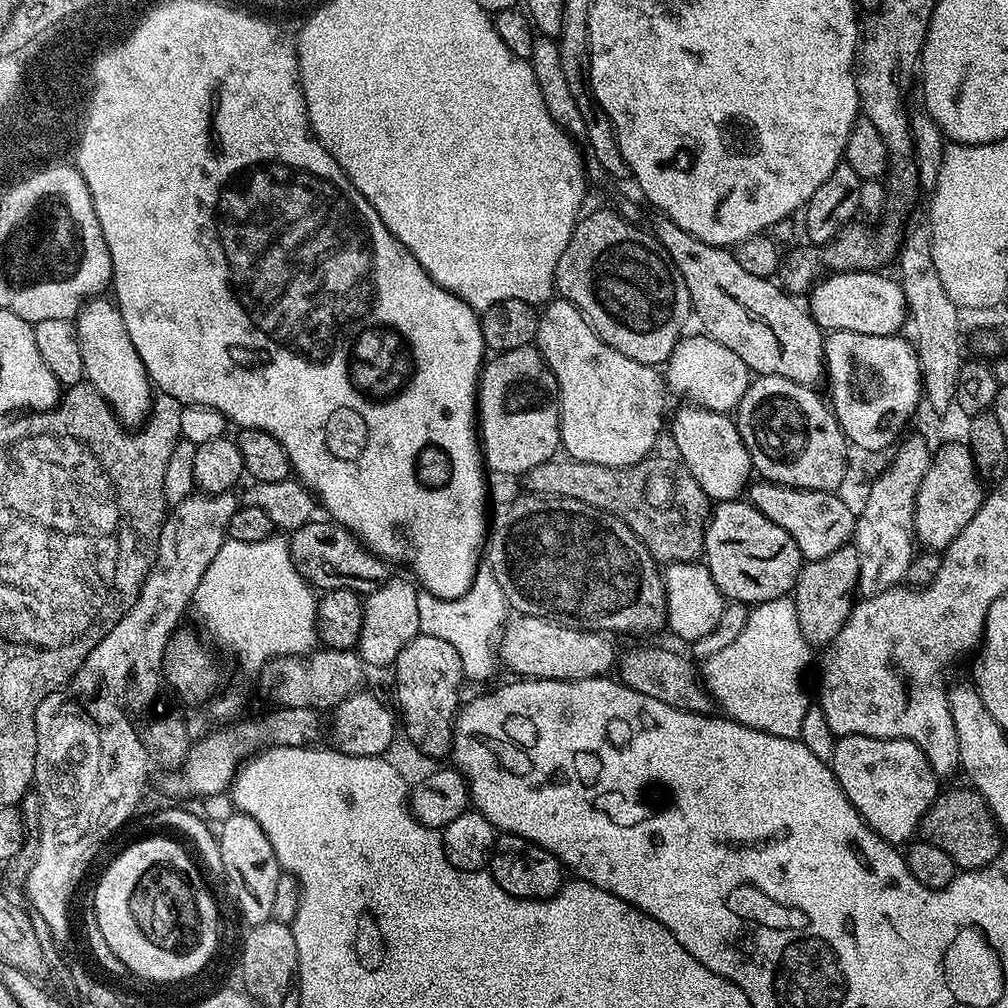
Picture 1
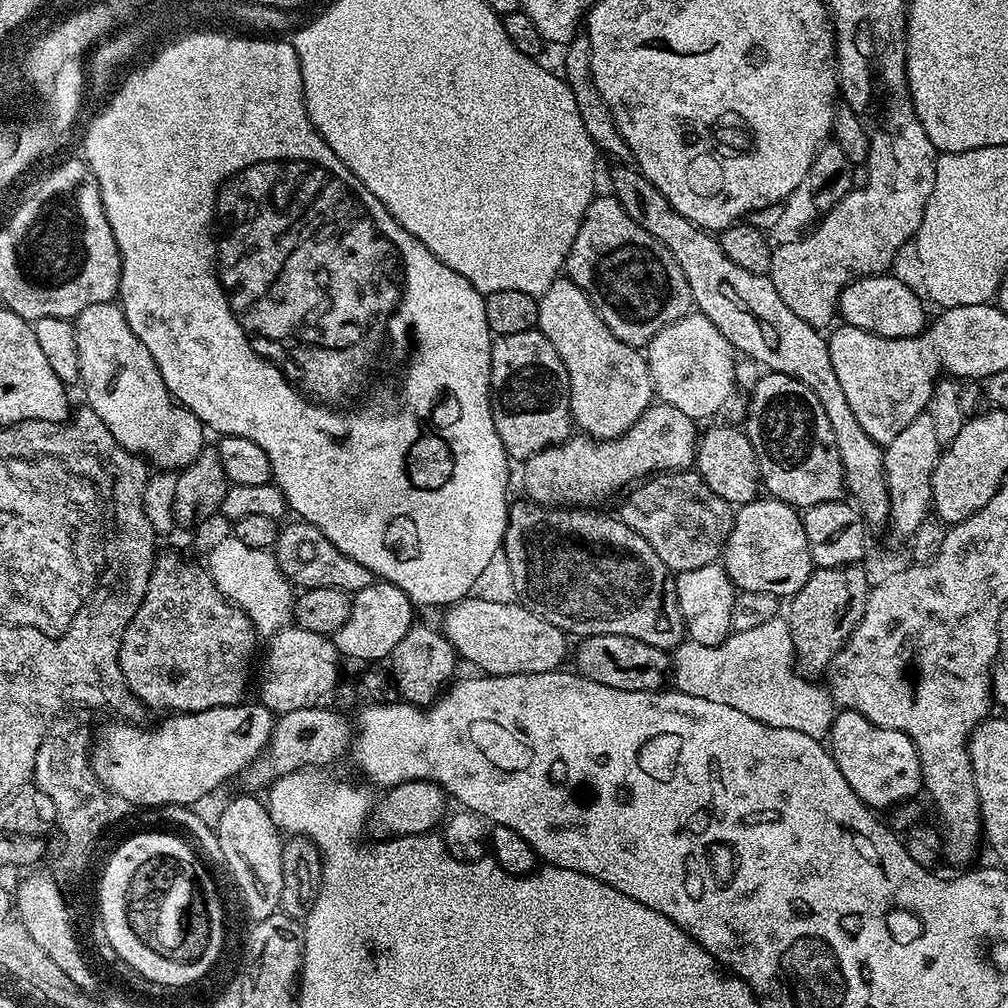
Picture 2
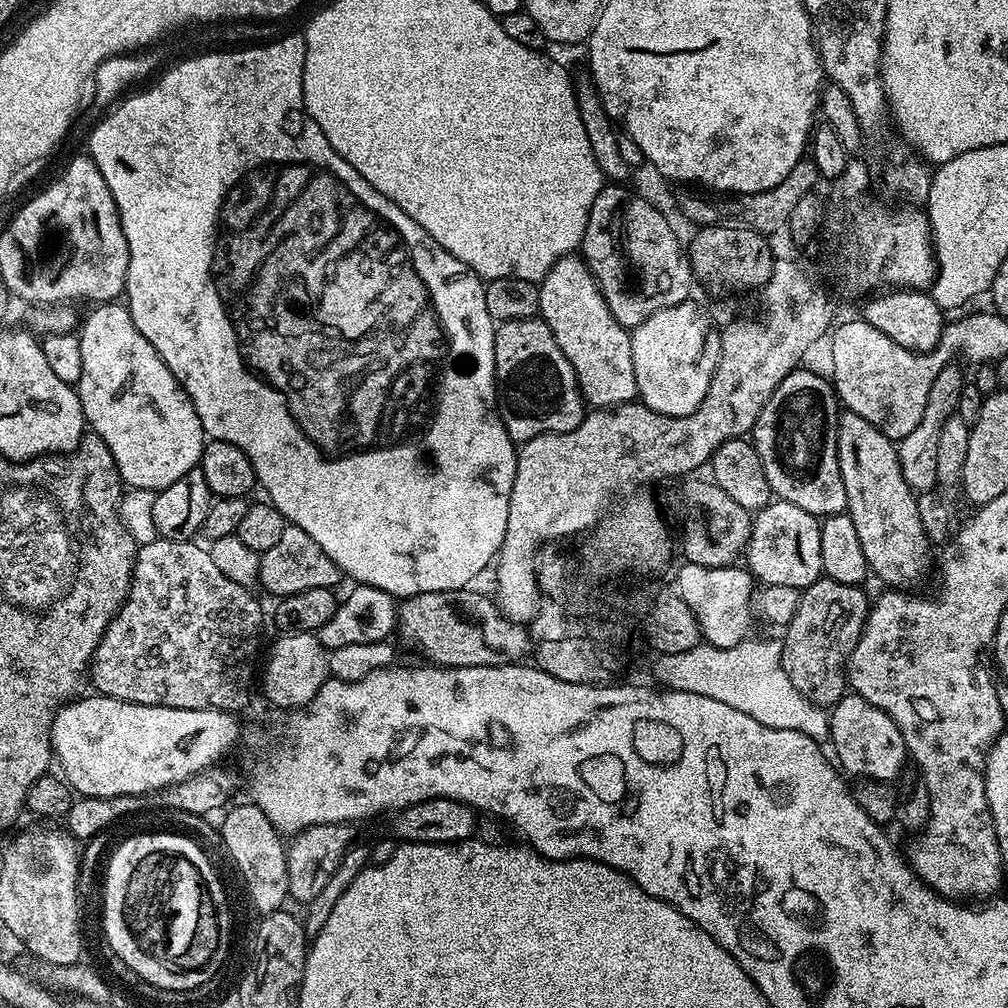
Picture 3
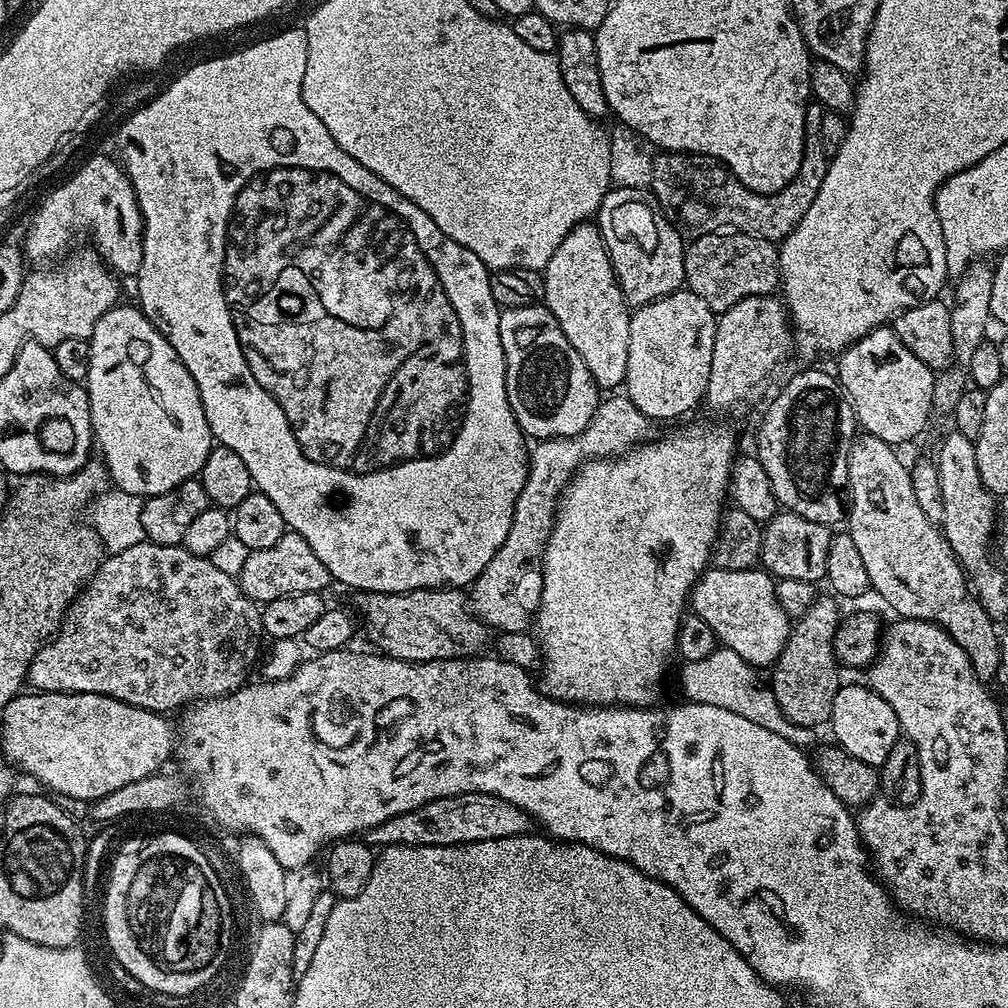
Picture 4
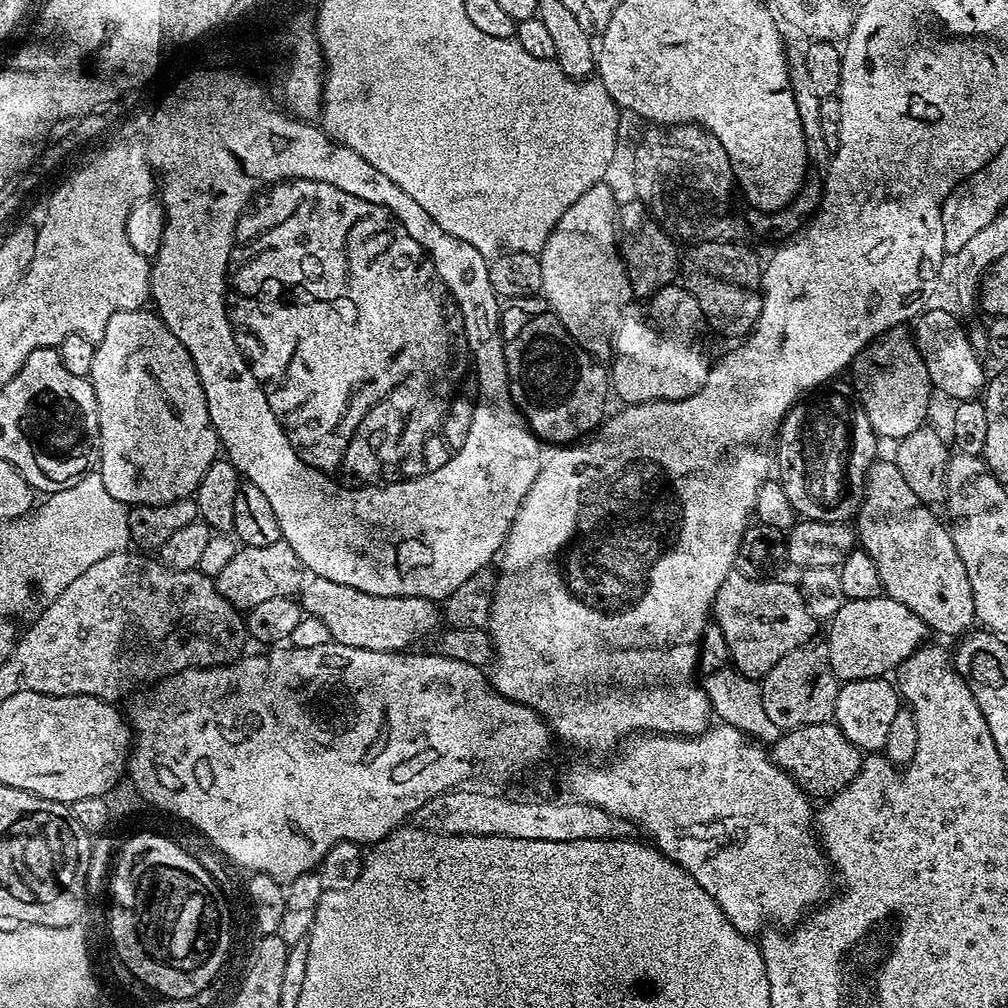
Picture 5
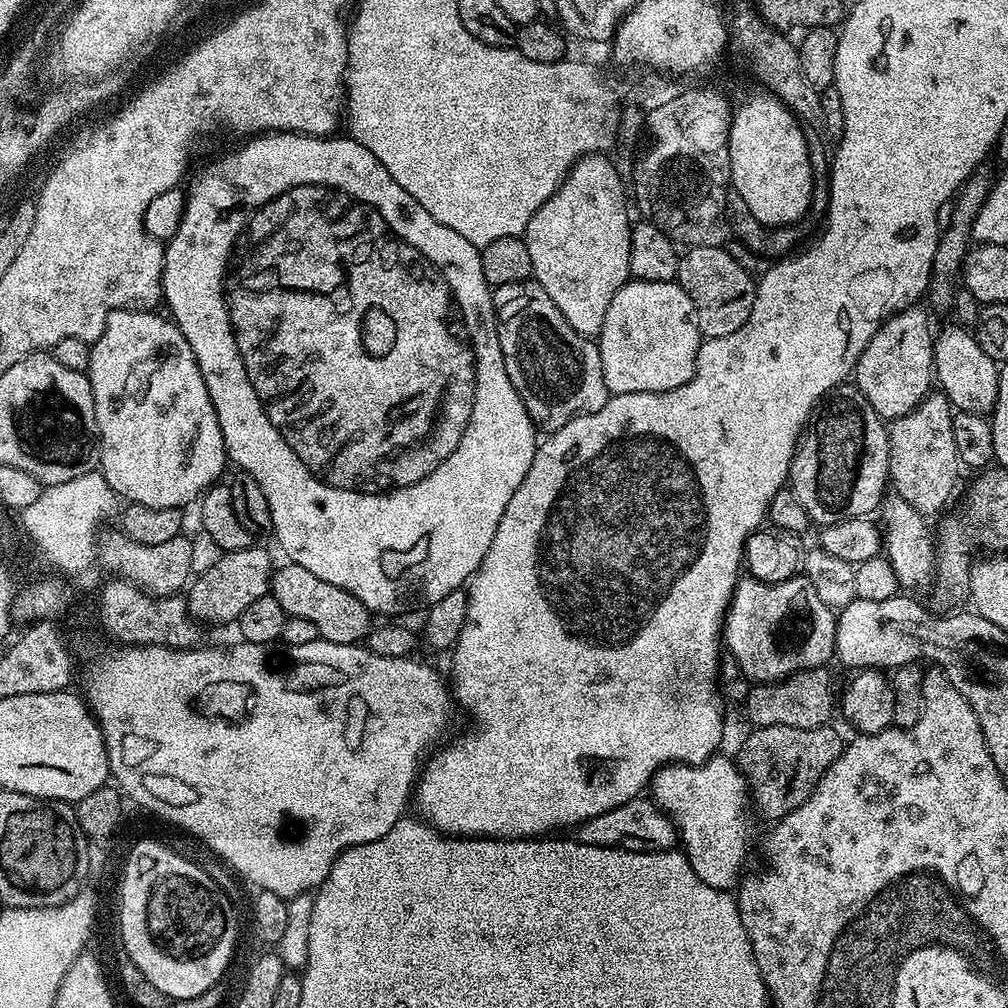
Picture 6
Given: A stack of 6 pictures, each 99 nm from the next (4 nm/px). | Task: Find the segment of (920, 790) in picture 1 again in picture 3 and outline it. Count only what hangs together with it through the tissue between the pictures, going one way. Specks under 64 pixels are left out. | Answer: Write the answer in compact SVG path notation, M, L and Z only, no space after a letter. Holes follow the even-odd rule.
M845 694L832 705L828 718L828 734L833 748L831 751L834 756L836 751L835 759L849 777L892 782L904 771L909 759L908 747L904 745L900 726L878 706L855 694Z

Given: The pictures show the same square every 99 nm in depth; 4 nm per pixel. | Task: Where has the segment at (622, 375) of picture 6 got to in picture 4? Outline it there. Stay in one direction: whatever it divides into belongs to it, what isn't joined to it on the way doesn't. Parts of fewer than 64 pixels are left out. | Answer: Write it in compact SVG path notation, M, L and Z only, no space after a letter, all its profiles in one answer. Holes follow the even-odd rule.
M681 290L658 298L649 304L641 304L631 313L630 354L626 354L626 378L622 385L630 402L646 414L649 421L672 420L684 416L696 403L705 399L710 378L710 362L714 358L714 334L717 313L713 312L698 294Z

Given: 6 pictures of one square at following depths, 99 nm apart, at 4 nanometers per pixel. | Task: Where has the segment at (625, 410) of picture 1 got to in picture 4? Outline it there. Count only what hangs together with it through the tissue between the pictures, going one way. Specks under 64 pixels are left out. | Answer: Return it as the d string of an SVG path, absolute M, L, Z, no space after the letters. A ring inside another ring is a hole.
M585 222L574 226L562 242L558 242L558 250L542 270L544 278L543 303L554 314L556 325L570 338L570 346L582 354L582 362L586 362L586 370L594 378L597 388L601 390L616 390L621 387L626 378L626 354L630 354L630 315L618 278L612 269L606 246L602 242L602 234L595 223Z

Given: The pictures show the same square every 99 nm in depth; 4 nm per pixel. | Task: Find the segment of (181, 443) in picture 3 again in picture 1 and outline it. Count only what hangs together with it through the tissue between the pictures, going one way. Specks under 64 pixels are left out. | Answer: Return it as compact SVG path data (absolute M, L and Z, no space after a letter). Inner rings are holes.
M93 298L82 305L74 321L78 330L78 346L82 346L82 366L87 383L92 384L94 390L102 394L102 398L106 398L106 402L120 419L120 423L132 430L143 425L150 415L154 399L154 385L148 378L148 371L142 358L138 358L138 350L134 350L134 342L130 342L130 334L126 334L126 322L122 322L120 309L111 299L104 299L108 298Z

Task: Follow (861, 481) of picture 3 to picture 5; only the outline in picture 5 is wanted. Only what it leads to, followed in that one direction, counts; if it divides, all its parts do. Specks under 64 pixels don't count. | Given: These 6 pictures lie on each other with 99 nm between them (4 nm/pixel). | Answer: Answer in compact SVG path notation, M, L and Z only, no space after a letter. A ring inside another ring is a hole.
M877 459L864 482L864 501L854 517L854 527L859 547L874 558L878 566L878 578L882 578L883 595L902 602L904 606L918 614L933 633L959 637L969 631L975 623L973 590L967 577L966 566L954 546L949 527L935 517L935 511L925 507L915 497L914 490L906 483L906 478L891 459Z

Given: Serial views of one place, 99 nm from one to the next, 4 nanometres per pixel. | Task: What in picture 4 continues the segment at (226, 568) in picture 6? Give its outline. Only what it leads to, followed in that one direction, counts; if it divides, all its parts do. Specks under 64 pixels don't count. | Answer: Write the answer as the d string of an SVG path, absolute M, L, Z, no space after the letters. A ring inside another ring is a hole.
M288 530L282 538L278 538L278 542L274 542L274 546L266 546L266 550L248 553L238 583L246 598L263 606L274 602L274 598L286 598L290 594L323 593L324 587L331 585L333 579L330 570L322 566L318 554L310 550L310 542L306 542L306 538L302 538L297 532Z

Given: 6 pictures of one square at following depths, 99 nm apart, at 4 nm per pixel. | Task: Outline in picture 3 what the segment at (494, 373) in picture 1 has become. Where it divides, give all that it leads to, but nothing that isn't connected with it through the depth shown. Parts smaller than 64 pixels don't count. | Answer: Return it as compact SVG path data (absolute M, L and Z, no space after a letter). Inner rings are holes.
M539 318L506 320L496 329L496 403L510 438L521 445L538 434L574 430L584 421L586 401L576 382L574 366L562 354L550 326Z

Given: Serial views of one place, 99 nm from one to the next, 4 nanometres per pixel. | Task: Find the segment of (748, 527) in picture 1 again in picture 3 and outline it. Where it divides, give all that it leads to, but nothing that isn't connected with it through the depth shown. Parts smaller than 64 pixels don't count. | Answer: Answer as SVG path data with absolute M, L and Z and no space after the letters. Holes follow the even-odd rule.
M776 498L752 518L752 533L746 567L761 585L794 586L805 589L824 576L821 521L802 506ZM748 560L748 561L747 561Z

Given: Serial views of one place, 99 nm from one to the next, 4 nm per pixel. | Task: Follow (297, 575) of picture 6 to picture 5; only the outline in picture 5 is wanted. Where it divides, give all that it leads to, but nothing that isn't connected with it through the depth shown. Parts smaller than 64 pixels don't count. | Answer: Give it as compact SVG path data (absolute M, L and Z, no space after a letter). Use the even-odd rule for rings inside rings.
M309 575L298 593L306 616L319 618L330 630L331 643L354 646L358 650L403 652L419 645L425 636L433 635L441 623L437 601L409 596L379 596L330 582L330 578Z

